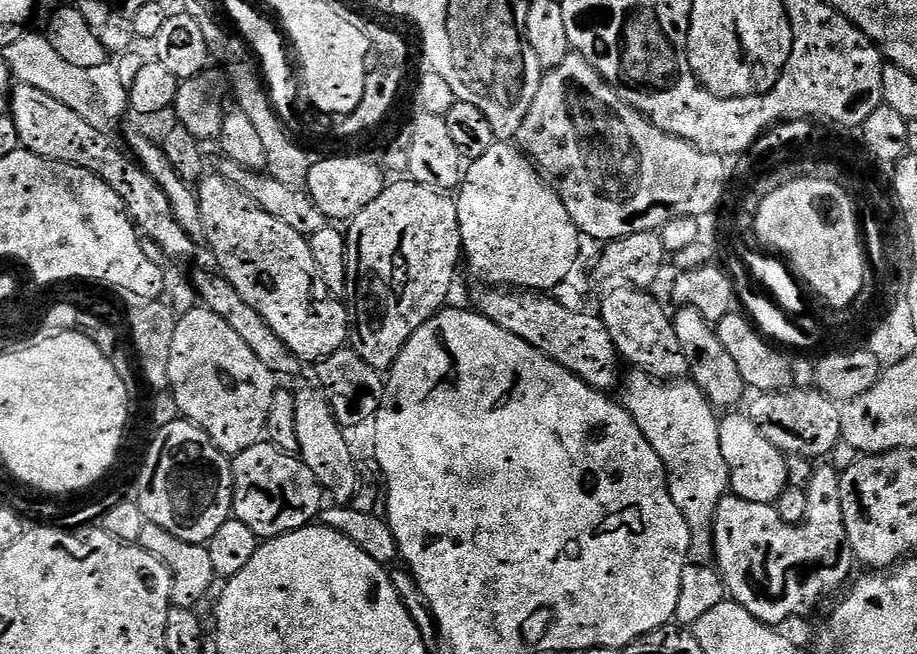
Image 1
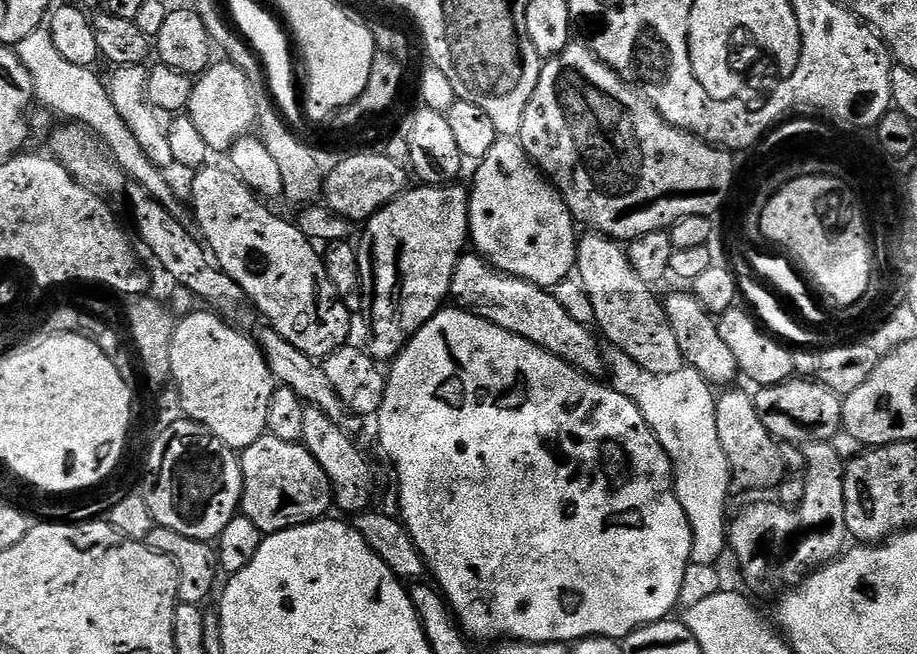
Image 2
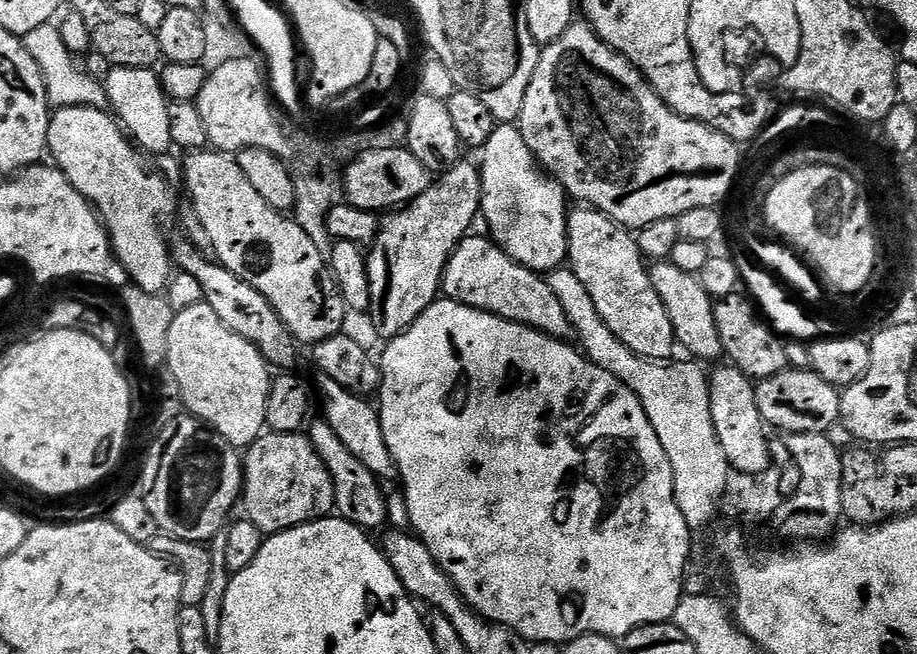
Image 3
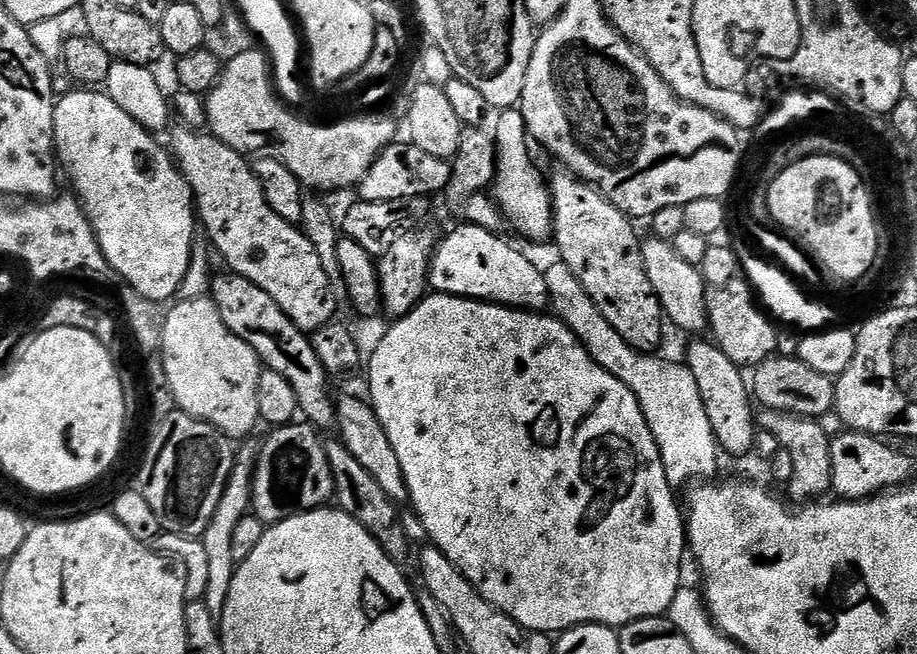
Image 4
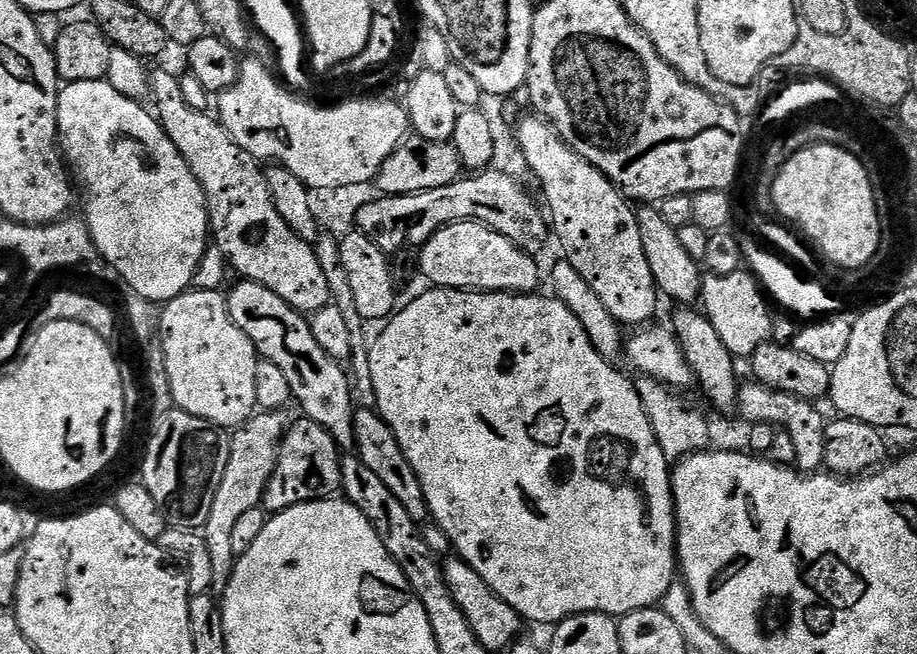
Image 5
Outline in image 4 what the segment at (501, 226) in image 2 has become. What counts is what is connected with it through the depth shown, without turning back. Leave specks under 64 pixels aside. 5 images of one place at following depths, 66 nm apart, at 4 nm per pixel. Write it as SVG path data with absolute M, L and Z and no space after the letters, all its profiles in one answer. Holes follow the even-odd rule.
M505 108L499 113L494 139L496 142L496 178L494 189L503 213L512 216L524 236L532 240L544 240L553 235L554 213L552 211L552 193L549 185L540 177L532 156L528 153L530 137L524 127L524 115L516 108Z

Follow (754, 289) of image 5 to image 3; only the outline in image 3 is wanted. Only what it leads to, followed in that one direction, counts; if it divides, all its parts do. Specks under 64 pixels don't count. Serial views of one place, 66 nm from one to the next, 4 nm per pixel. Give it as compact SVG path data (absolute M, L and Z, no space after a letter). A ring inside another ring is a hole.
M734 291L715 301L716 325L722 338L724 356L732 359L729 361L753 381L759 382L789 367L790 360L787 350L784 349L785 341L765 323L757 305L747 295L740 295L739 291Z

